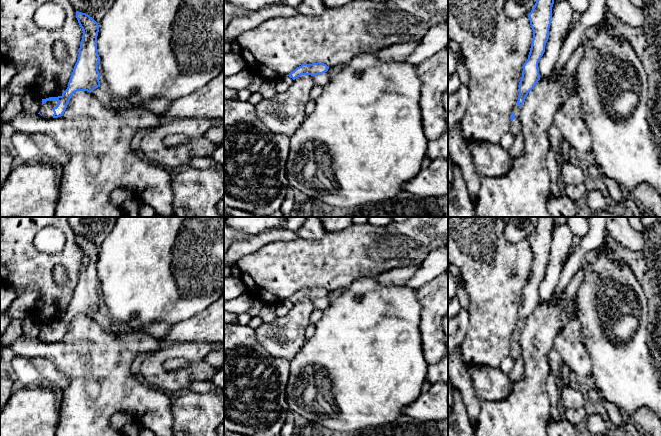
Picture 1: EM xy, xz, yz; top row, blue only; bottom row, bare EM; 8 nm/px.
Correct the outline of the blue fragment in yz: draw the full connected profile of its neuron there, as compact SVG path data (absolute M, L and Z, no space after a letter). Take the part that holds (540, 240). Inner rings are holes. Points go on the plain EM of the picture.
M538 217L536 227L528 238L533 254L533 263L528 283L523 289L517 329L511 338L510 356L514 361L521 356L520 332L528 317L540 304L538 287L545 276L545 269L549 262L553 228L554 217Z

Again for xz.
M312 287L312 288L302 288L301 290L297 291L294 295L292 295L288 300L295 304L296 302L300 301L301 299L311 299L316 300L319 298L323 298L327 296L329 290L324 287Z

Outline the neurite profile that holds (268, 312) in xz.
M265 303L260 311L259 316L262 319L263 323L269 323L274 321L277 318L275 305Z

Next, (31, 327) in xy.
M29 314L23 319L21 339L34 339L40 336L42 323L36 316Z

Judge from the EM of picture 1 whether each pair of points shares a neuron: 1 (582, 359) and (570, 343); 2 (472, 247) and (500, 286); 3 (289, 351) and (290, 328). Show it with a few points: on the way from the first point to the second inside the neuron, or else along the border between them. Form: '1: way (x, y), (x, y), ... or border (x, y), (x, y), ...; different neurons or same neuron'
1: way (578, 355), (570, 347); same neuron
2: way (479, 257), (495, 273), (495, 276); same neuron
3: way (289, 345), (290, 334); same neuron

